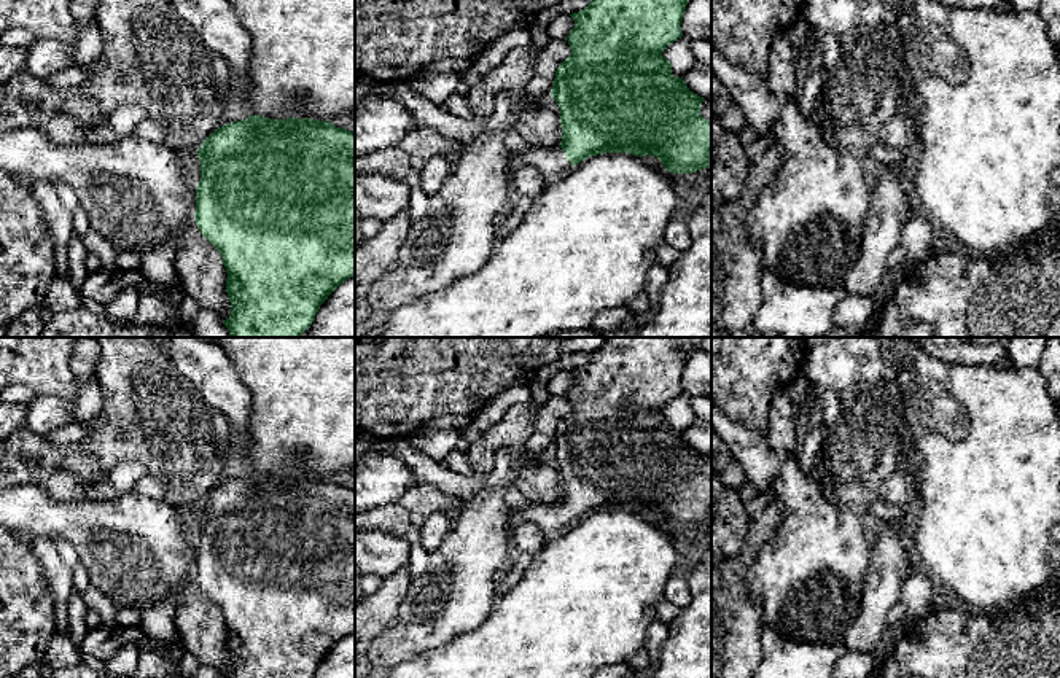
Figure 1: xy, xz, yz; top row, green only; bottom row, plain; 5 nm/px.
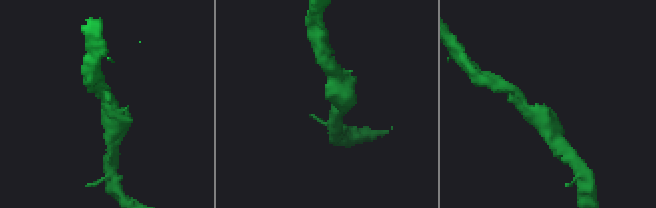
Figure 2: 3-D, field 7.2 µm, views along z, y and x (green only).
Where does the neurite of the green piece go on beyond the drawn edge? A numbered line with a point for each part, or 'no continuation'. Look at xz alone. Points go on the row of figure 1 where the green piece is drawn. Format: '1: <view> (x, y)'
1: xz (549, 161)

